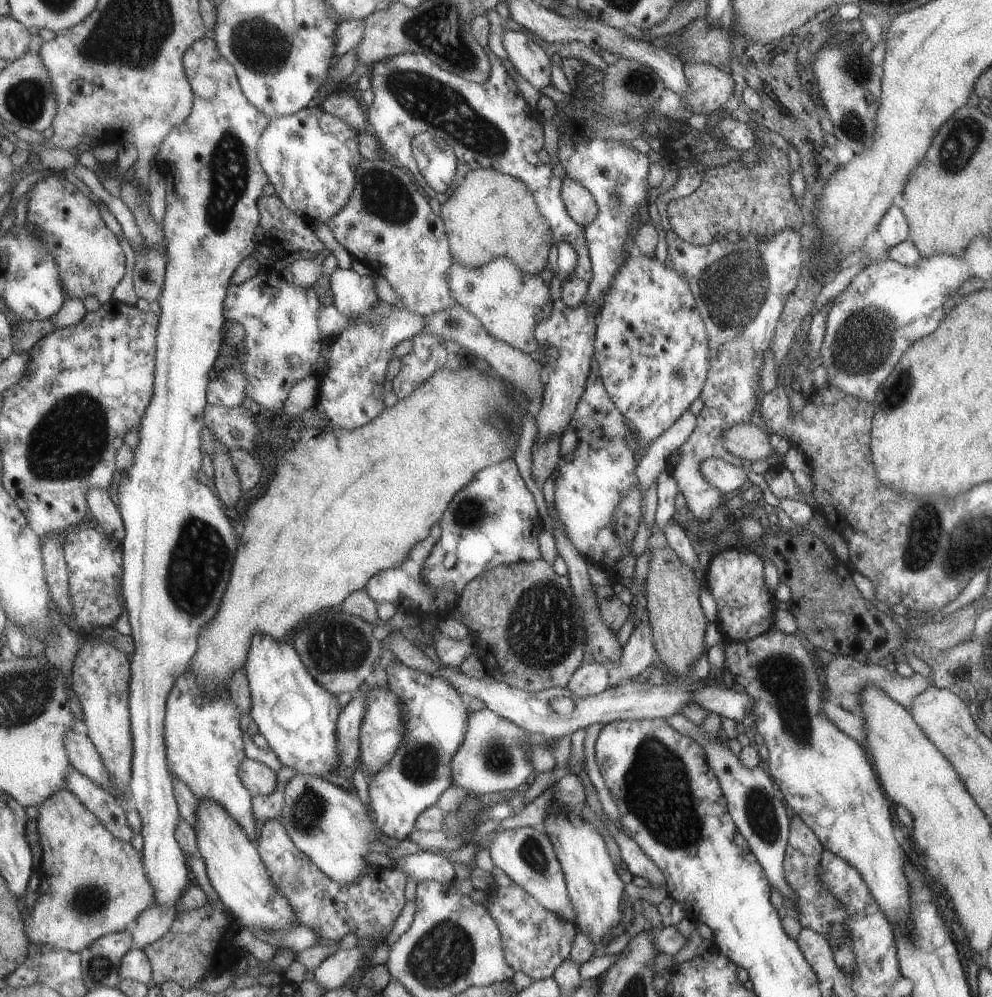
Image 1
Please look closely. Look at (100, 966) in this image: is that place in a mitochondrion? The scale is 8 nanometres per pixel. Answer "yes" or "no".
yes

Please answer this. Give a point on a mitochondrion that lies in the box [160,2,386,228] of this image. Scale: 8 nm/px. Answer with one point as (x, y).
(261, 48)

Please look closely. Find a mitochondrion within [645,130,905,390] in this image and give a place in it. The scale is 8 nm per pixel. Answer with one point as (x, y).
(735, 286)

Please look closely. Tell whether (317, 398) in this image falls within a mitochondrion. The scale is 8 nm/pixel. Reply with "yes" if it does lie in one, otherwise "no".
no

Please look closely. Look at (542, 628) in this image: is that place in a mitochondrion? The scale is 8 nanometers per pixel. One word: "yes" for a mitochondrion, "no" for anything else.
yes

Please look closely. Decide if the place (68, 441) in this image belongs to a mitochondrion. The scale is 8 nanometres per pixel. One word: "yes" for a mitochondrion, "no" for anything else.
yes

